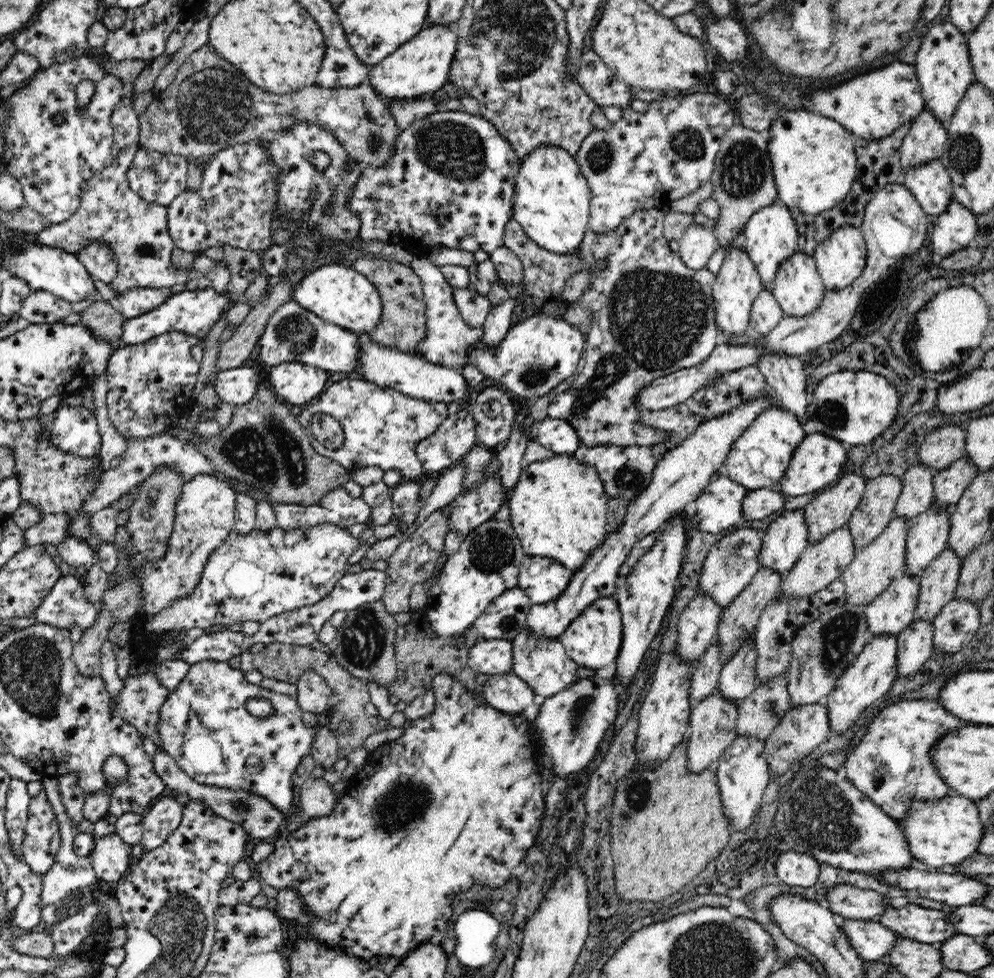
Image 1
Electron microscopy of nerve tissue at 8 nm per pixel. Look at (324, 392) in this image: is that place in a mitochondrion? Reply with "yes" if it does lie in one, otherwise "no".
no

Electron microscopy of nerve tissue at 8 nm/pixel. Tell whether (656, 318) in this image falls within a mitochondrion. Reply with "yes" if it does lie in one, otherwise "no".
yes

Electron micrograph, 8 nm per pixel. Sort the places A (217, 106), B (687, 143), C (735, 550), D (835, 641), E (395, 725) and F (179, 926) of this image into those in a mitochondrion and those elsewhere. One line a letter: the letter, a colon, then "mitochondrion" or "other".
A: mitochondrion
B: mitochondrion
C: mitochondrion
D: mitochondrion
E: other
F: mitochondrion

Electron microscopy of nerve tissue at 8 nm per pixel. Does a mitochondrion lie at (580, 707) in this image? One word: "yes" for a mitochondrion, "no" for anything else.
yes

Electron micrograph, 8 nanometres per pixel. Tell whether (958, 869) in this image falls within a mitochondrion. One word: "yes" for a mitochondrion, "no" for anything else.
no

